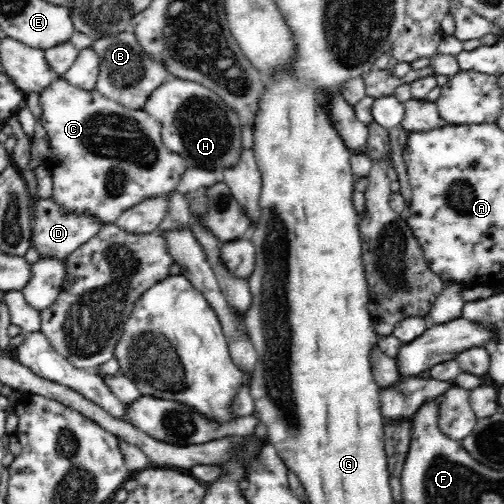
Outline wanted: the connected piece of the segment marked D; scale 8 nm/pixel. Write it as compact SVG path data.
M41 198L37 207L37 220L34 227L33 240L37 245L42 257L65 259L71 252L74 252L82 243L88 242L90 238L94 238L96 234L100 234L100 230L107 223L99 220L92 214L81 214L80 212L69 212L65 210L56 199Z

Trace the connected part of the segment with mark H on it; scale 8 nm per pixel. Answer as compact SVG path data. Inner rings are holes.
M170 78L151 92L143 110L160 122L164 145L184 157L188 169L231 167L242 154L238 114L216 92L194 80Z

